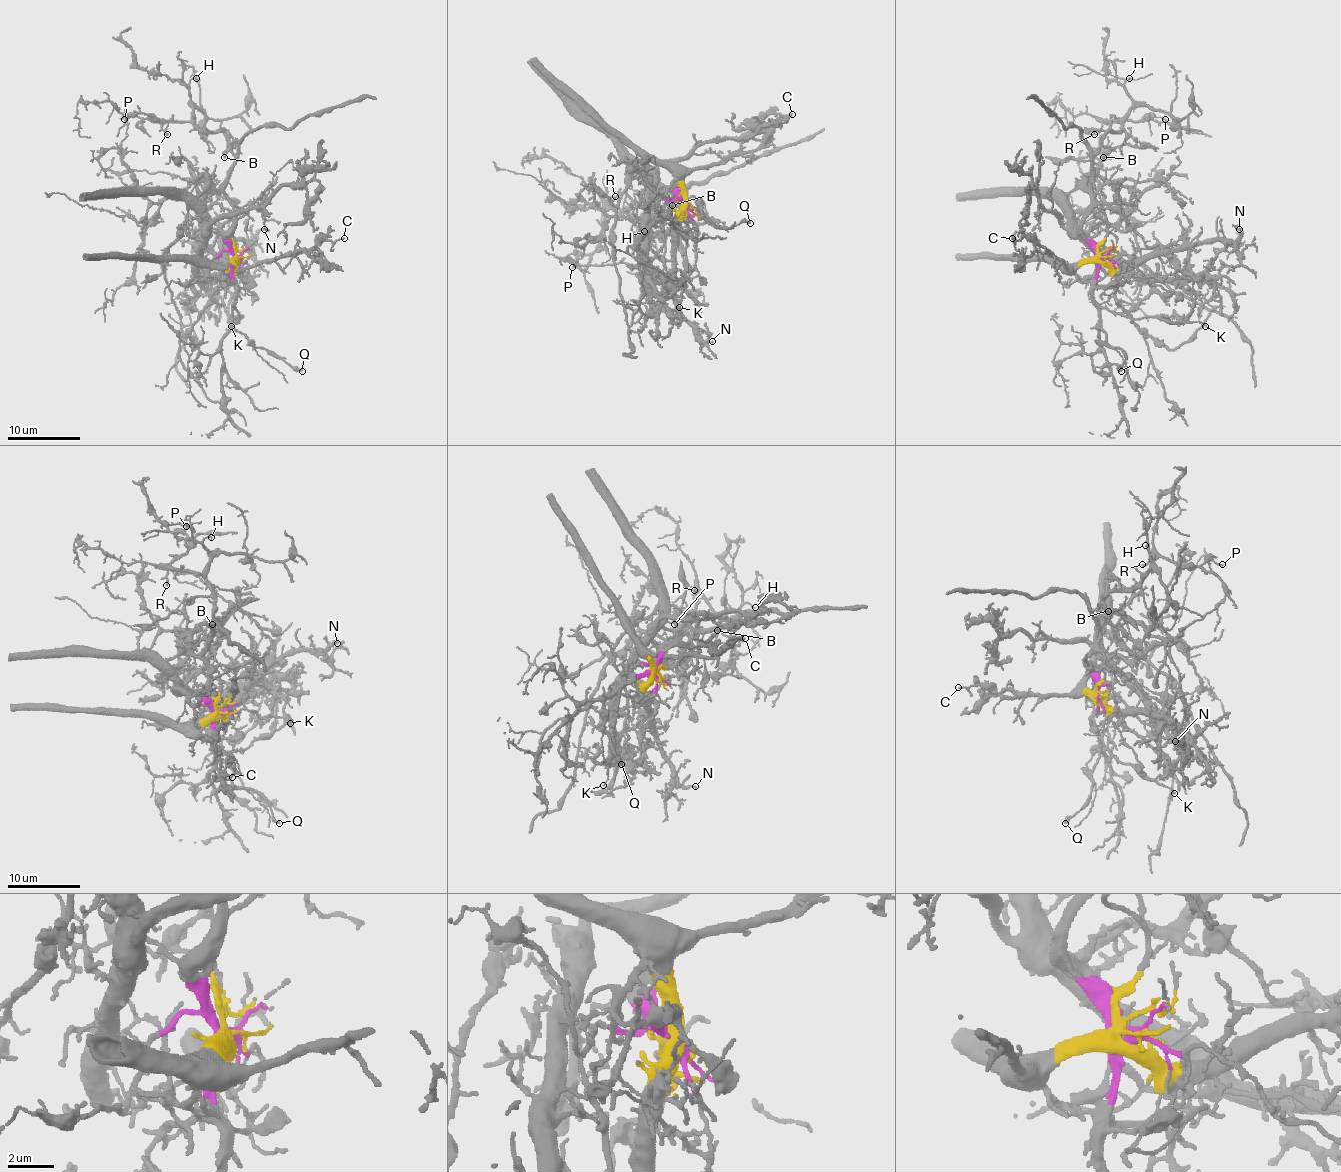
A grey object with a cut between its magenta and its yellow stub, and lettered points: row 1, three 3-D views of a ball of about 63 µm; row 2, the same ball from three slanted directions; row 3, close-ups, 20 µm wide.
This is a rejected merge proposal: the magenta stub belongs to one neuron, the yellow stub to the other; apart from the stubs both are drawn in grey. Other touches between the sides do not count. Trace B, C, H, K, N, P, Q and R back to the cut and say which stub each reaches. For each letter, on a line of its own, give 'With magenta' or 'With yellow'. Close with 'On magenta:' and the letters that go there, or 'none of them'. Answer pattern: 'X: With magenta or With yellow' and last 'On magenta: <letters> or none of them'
B: With magenta
C: With yellow
H: With magenta
K: With magenta
N: With yellow
P: With magenta
Q: With magenta
R: With magenta
On magenta: B, H, K, P, Q, R

